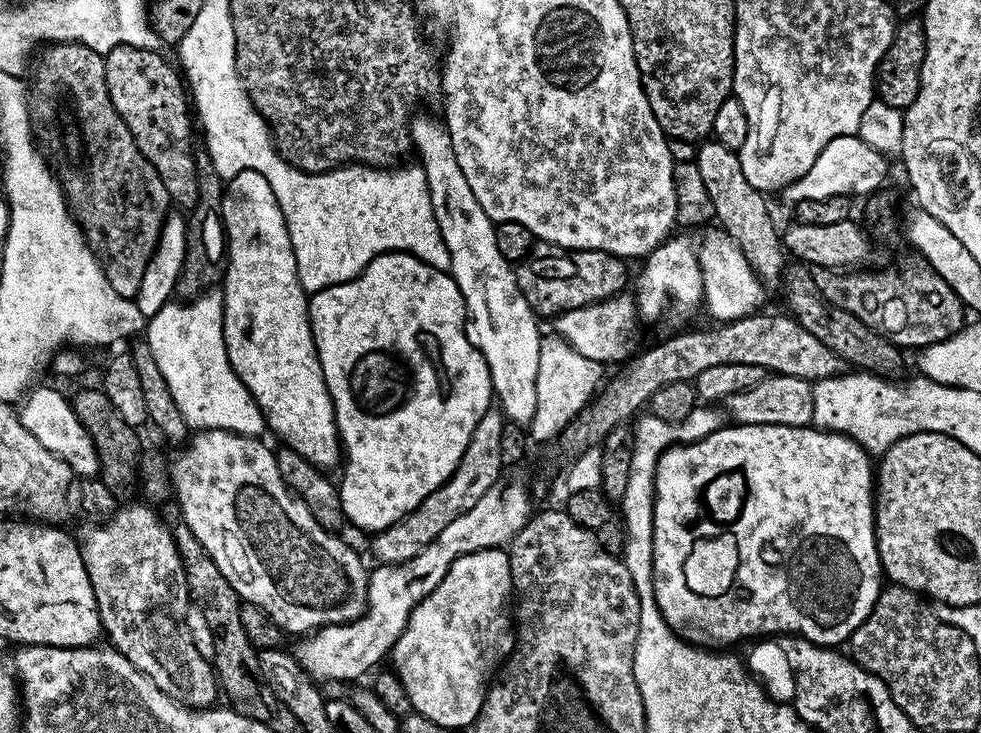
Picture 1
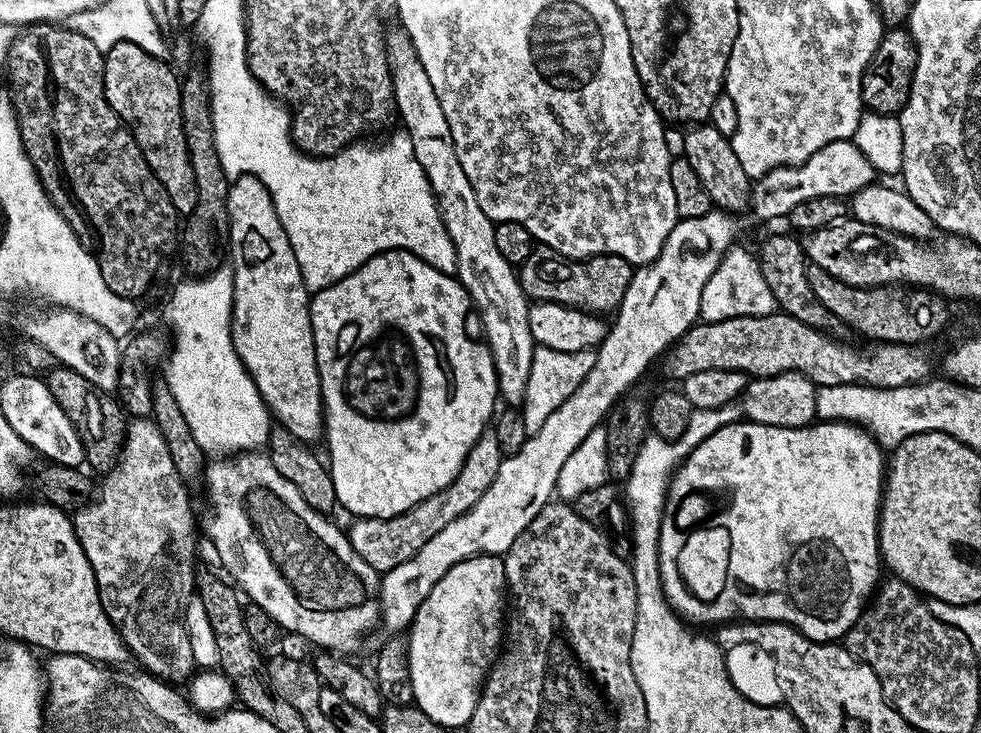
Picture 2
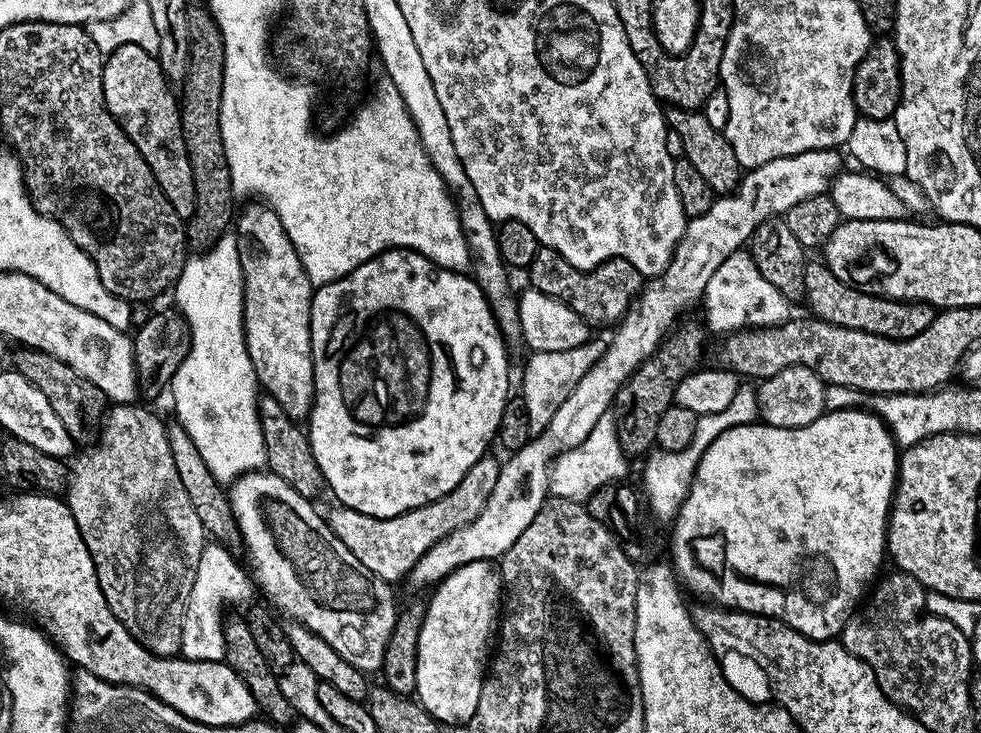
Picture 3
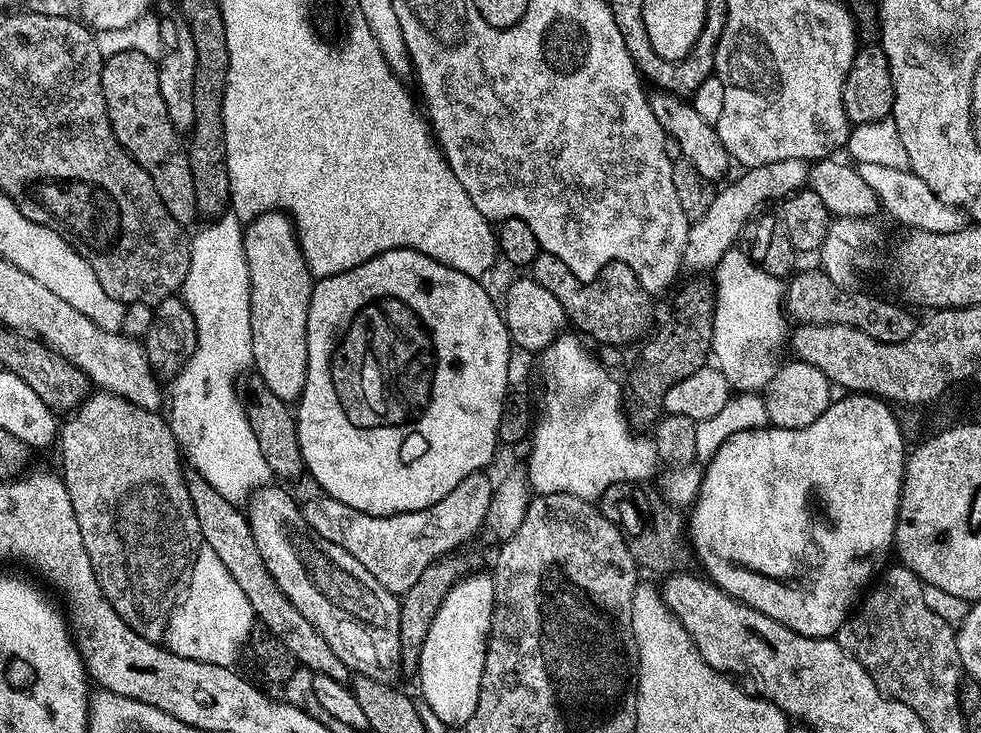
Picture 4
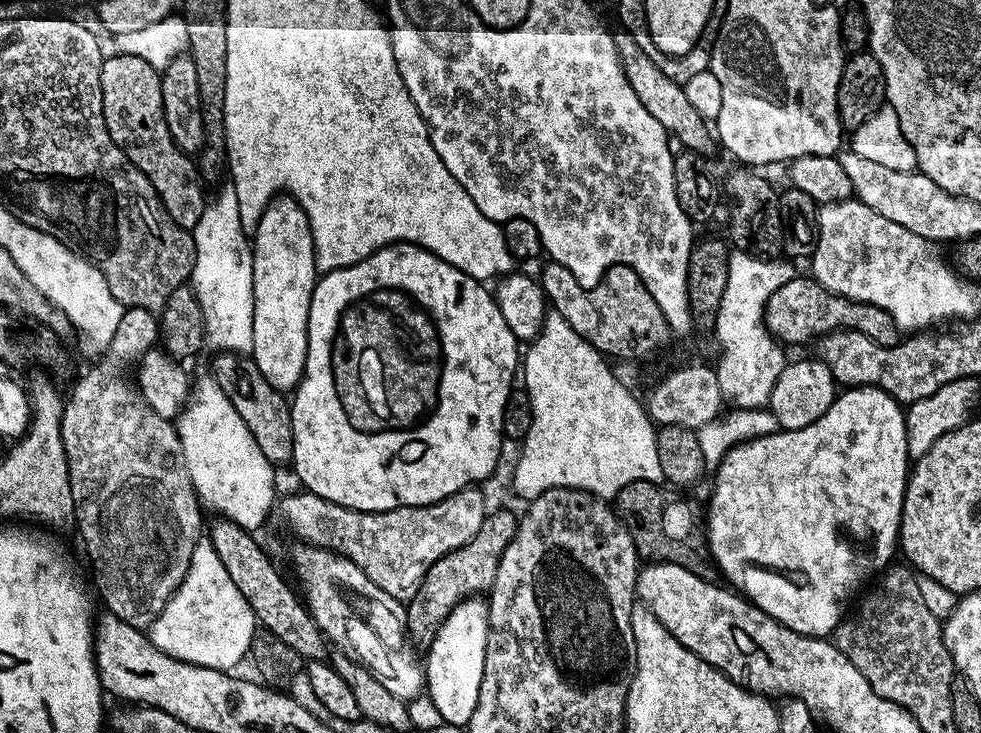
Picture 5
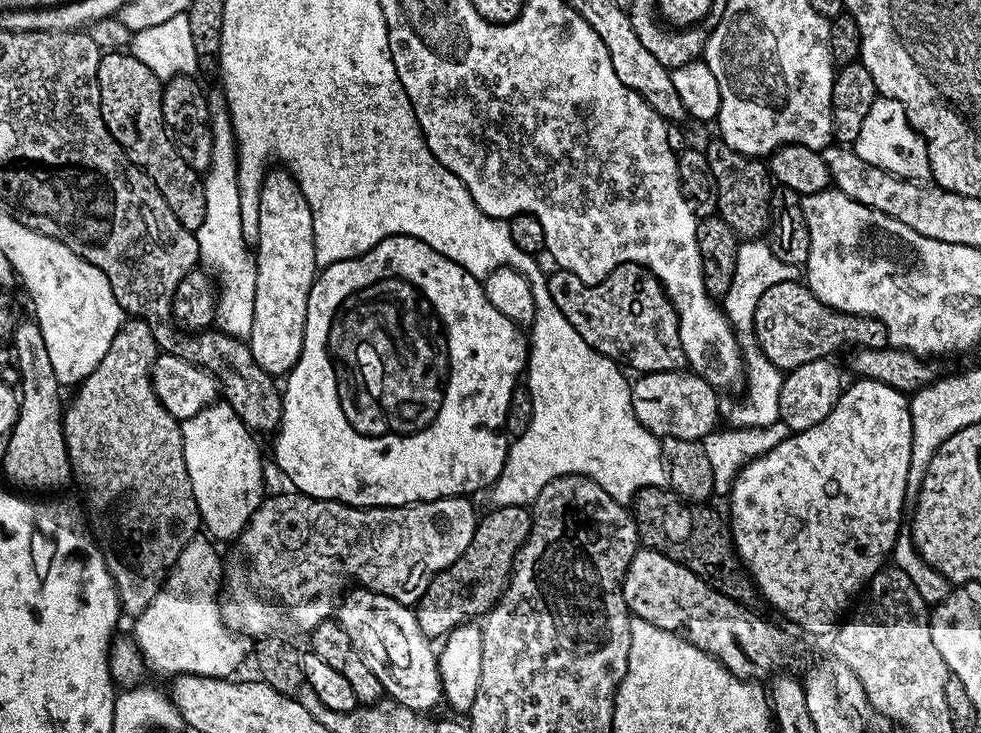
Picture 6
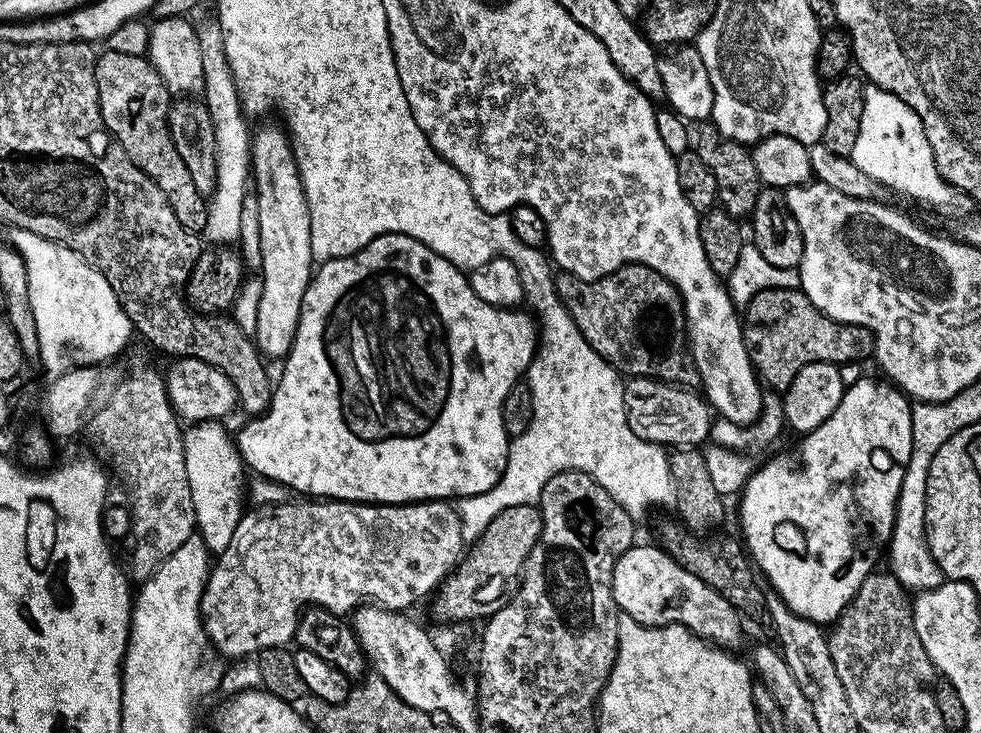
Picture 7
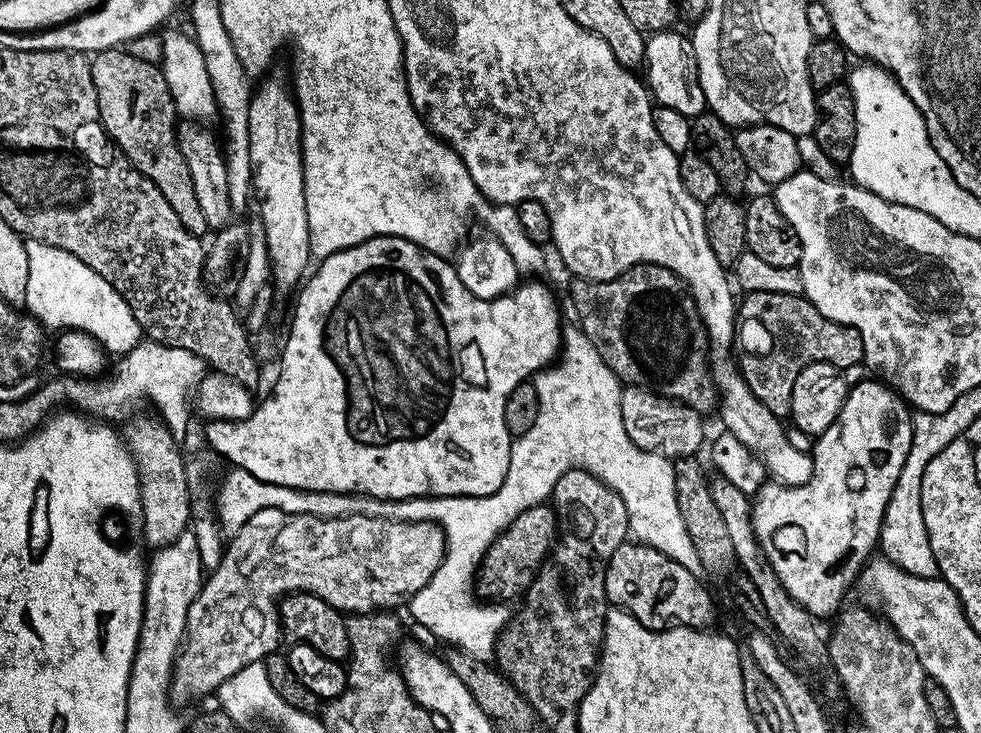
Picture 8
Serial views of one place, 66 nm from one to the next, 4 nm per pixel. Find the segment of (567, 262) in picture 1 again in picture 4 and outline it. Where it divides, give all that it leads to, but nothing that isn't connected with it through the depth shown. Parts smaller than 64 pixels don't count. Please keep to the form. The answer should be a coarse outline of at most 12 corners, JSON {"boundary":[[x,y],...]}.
{"boundary":[[541,251],[530,276],[567,323],[604,344],[653,327],[634,270],[608,264],[584,284]]}

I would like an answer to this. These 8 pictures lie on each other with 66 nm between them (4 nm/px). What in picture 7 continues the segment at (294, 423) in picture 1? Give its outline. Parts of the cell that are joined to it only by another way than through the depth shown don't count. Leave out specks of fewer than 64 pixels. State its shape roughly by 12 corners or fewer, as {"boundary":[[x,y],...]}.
{"boundary":[[283,127],[255,129],[256,347],[292,349],[312,205]]}

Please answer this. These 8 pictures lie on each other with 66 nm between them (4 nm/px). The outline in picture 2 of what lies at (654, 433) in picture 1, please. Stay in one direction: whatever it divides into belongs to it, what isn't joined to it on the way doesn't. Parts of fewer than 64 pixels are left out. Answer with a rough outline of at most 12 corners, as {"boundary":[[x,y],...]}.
{"boundary":[[733,402],[698,408],[682,438],[649,434],[626,481],[632,556],[660,550],[668,486],[683,460],[722,426]]}

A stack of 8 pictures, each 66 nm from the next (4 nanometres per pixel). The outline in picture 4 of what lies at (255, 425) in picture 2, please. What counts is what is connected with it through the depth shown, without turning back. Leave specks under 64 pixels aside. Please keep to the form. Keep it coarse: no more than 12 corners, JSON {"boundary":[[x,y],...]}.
{"boundary":[[244,228],[191,237],[198,346],[171,381],[187,463],[240,506],[273,479],[236,375],[253,367]]}

